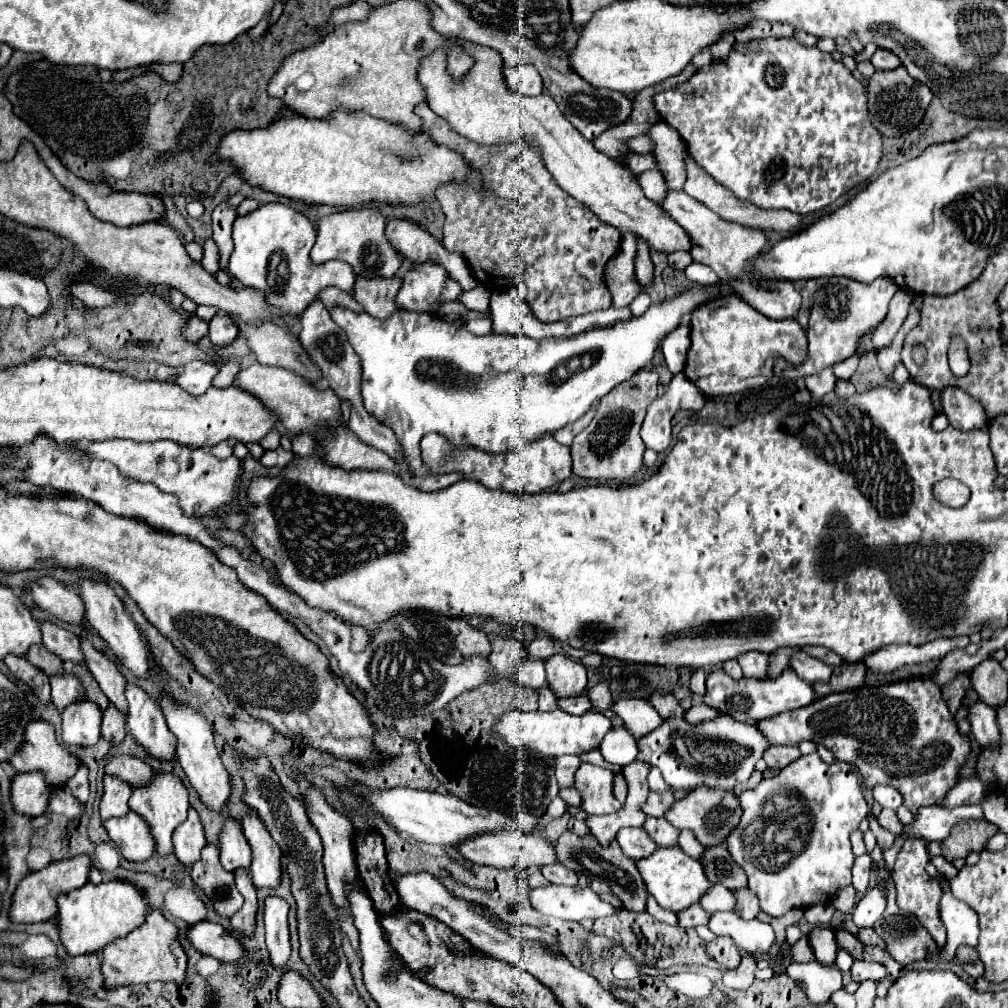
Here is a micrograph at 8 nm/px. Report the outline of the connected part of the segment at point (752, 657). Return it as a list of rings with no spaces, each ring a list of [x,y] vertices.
[[[742,652],[740,656],[736,656],[736,660],[742,666],[746,678],[766,678],[768,656],[764,656],[762,652]]]

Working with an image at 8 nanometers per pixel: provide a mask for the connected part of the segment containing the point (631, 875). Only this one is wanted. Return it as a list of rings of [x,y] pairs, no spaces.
[[[566,830],[556,842],[554,842],[554,850],[556,850],[556,860],[574,870],[576,874],[584,874],[588,878],[598,878],[598,880],[604,880],[610,884],[612,892],[620,898],[620,902],[624,904],[626,910],[632,910],[632,912],[644,912],[646,910],[646,898],[648,898],[648,890],[644,888],[644,882],[640,878],[640,872],[634,864],[632,858],[628,858],[616,840],[612,840],[612,844],[608,844],[608,848],[600,846],[596,842],[596,838],[592,838],[592,834],[588,836],[578,836],[570,830]]]

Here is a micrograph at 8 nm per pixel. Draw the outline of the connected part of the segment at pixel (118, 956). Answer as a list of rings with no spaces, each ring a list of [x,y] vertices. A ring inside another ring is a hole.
[[[152,910],[148,920],[134,928],[128,936],[114,940],[102,950],[100,972],[104,976],[104,986],[118,988],[128,984],[148,984],[148,982],[182,982],[186,976],[186,954],[178,942],[176,926],[162,916],[160,910]]]

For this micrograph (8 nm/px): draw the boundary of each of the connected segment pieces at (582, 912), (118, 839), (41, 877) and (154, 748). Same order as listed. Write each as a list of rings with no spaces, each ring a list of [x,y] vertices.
[[[550,884],[546,888],[530,888],[530,902],[538,912],[546,916],[576,922],[586,918],[596,920],[600,916],[612,916],[616,912],[616,908],[604,902],[596,892],[578,886]]]
[[[128,812],[122,818],[110,818],[104,822],[112,842],[120,854],[130,862],[144,862],[154,854],[154,840],[150,828],[136,812]]]
[[[76,856],[76,858],[68,858],[68,860],[56,860],[42,870],[30,872],[16,886],[16,892],[12,896],[12,906],[8,912],[10,920],[12,922],[44,922],[48,918],[52,920],[58,912],[58,908],[56,908],[58,896],[72,892],[74,888],[80,888],[82,884],[86,884],[90,868],[92,868],[92,860],[88,856]]]
[[[134,684],[126,686],[126,700],[130,704],[126,726],[132,732],[134,740],[156,760],[174,760],[176,740],[172,740],[172,732],[168,732],[160,704]]]

